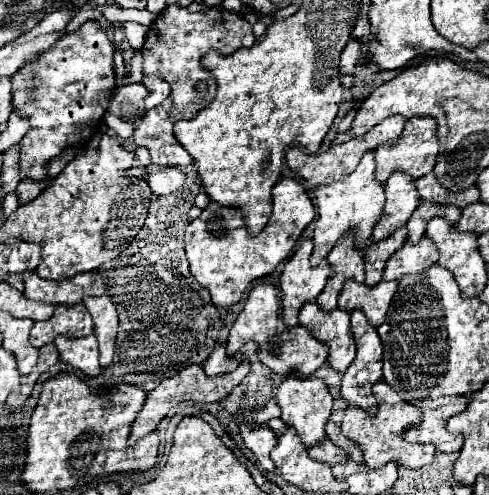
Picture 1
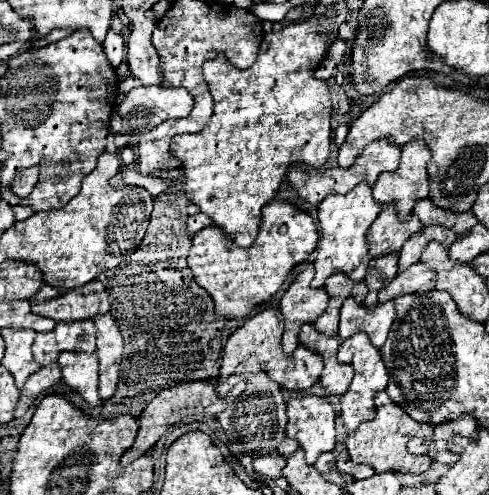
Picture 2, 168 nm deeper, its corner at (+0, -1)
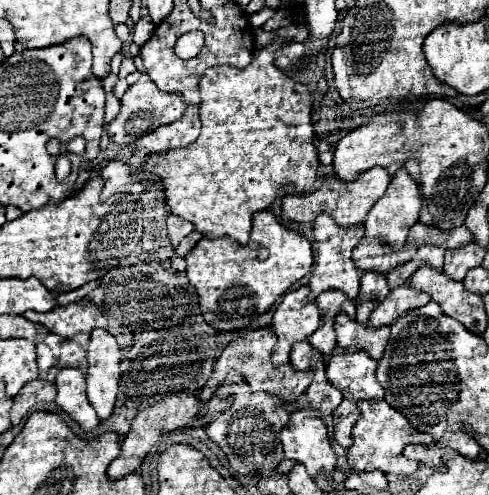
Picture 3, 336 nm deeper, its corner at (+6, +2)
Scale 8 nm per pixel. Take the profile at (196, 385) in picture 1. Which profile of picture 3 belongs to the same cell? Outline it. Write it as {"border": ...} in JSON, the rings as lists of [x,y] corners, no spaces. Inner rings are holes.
{"border":[[[172,393],[168,397],[164,397],[162,401],[158,401],[152,407],[146,407],[144,411],[140,411],[136,415],[136,419],[132,421],[130,431],[126,433],[126,437],[122,439],[122,451],[120,455],[110,463],[108,467],[108,477],[110,479],[120,479],[132,471],[138,469],[138,465],[144,461],[144,457],[150,453],[150,449],[156,445],[156,441],[160,441],[160,437],[168,431],[176,431],[182,427],[206,427],[210,421],[214,421],[220,413],[224,413],[230,405],[232,405],[234,397],[228,399],[220,399],[220,397],[212,397],[208,403],[196,399],[190,393]]]}

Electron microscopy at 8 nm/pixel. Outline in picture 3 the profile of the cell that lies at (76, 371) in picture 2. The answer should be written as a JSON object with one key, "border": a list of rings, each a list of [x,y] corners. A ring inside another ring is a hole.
{"border":[[[60,369],[56,375],[56,403],[64,411],[70,413],[70,417],[82,427],[82,429],[92,429],[98,425],[96,411],[92,409],[88,395],[86,395],[86,371],[84,369]]]}

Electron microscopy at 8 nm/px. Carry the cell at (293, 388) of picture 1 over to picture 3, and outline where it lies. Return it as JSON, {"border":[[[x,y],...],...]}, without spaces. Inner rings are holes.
{"border":[[[296,409],[290,413],[290,421],[280,433],[284,445],[284,455],[302,463],[310,477],[316,477],[318,471],[324,471],[332,477],[336,455],[332,451],[326,425],[308,409]]]}

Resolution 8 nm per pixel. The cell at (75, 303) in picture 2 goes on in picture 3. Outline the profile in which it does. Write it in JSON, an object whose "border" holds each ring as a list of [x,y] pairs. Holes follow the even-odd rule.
{"border":[[[88,299],[68,303],[66,307],[56,307],[56,309],[52,309],[52,313],[28,311],[28,313],[24,313],[24,317],[28,321],[46,325],[52,333],[56,333],[64,339],[74,337],[78,331],[90,333],[96,327],[106,329],[106,317],[102,315],[100,307]]]}

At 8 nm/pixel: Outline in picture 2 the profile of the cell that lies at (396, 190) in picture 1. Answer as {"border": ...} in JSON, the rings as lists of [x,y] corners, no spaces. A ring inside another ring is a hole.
{"border":[[[384,208],[366,236],[370,256],[380,258],[386,254],[400,252],[402,244],[420,230],[422,224],[418,224],[416,216],[410,216],[410,220],[400,222],[398,216],[394,216],[394,208]]]}

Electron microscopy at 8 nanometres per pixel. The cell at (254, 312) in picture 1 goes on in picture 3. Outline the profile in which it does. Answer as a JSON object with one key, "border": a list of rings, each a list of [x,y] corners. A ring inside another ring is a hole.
{"border":[[[258,327],[254,331],[250,331],[248,335],[232,341],[220,355],[220,359],[216,361],[214,365],[214,373],[212,377],[208,379],[206,383],[206,391],[200,393],[200,399],[202,401],[208,401],[210,395],[216,391],[218,385],[224,383],[228,371],[236,369],[244,375],[244,379],[252,385],[252,391],[266,391],[266,393],[272,393],[272,395],[278,395],[282,401],[296,401],[300,393],[304,393],[308,389],[308,385],[312,383],[312,377],[314,377],[314,371],[312,369],[304,369],[304,371],[298,371],[294,369],[290,363],[284,363],[284,365],[274,365],[270,361],[270,355],[272,355],[272,347],[276,345],[276,333],[272,333],[270,327]]]}

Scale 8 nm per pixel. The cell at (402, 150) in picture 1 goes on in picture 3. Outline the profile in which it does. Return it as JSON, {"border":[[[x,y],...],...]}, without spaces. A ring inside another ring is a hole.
{"border":[[[398,169],[396,175],[390,179],[390,185],[384,191],[384,195],[368,211],[368,217],[364,221],[366,237],[370,237],[370,239],[372,237],[382,237],[384,241],[388,241],[390,245],[394,245],[396,249],[402,247],[404,241],[406,241],[406,237],[408,237],[408,229],[418,221],[420,205],[422,205],[422,197],[420,197],[418,183],[410,177],[408,171]]]}

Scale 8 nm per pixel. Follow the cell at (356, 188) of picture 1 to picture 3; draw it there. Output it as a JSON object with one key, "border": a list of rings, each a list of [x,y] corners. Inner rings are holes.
{"border":[[[320,213],[314,221],[314,263],[310,271],[310,297],[308,301],[314,301],[322,291],[326,289],[340,289],[344,291],[350,299],[356,299],[358,287],[360,287],[360,277],[362,273],[356,269],[352,261],[352,249],[360,243],[364,237],[364,225],[356,225],[356,229],[344,229],[328,217],[328,213]]]}

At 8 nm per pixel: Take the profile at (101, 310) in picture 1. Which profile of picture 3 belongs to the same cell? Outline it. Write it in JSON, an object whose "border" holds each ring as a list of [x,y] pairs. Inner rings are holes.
{"border":[[[94,329],[88,345],[88,399],[98,413],[98,419],[106,419],[116,401],[120,379],[120,347],[116,337],[106,329]]]}

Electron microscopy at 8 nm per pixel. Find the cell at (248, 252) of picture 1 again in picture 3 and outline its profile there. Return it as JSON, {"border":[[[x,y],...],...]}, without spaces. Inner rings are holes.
{"border":[[[256,211],[248,245],[238,245],[234,239],[202,237],[196,247],[186,255],[188,281],[196,287],[200,309],[214,329],[234,331],[246,327],[252,319],[268,311],[292,283],[302,279],[312,265],[310,239],[304,233],[292,231],[280,223],[270,211]],[[266,249],[268,257],[262,261],[258,253]]]}

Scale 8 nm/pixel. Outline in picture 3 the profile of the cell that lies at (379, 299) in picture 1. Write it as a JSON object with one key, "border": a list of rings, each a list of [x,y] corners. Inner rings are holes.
{"border":[[[344,313],[336,315],[336,337],[338,345],[346,351],[364,349],[370,357],[380,359],[382,351],[390,339],[390,327],[364,327],[356,319]]]}

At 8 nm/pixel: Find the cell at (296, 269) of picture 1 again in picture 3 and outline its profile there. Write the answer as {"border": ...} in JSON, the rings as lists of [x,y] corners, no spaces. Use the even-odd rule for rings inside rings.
{"border":[[[302,285],[294,293],[286,293],[276,307],[272,329],[278,335],[276,351],[272,353],[272,363],[280,365],[290,359],[290,347],[296,341],[308,339],[320,325],[320,313],[314,301],[306,301],[308,285]]]}

